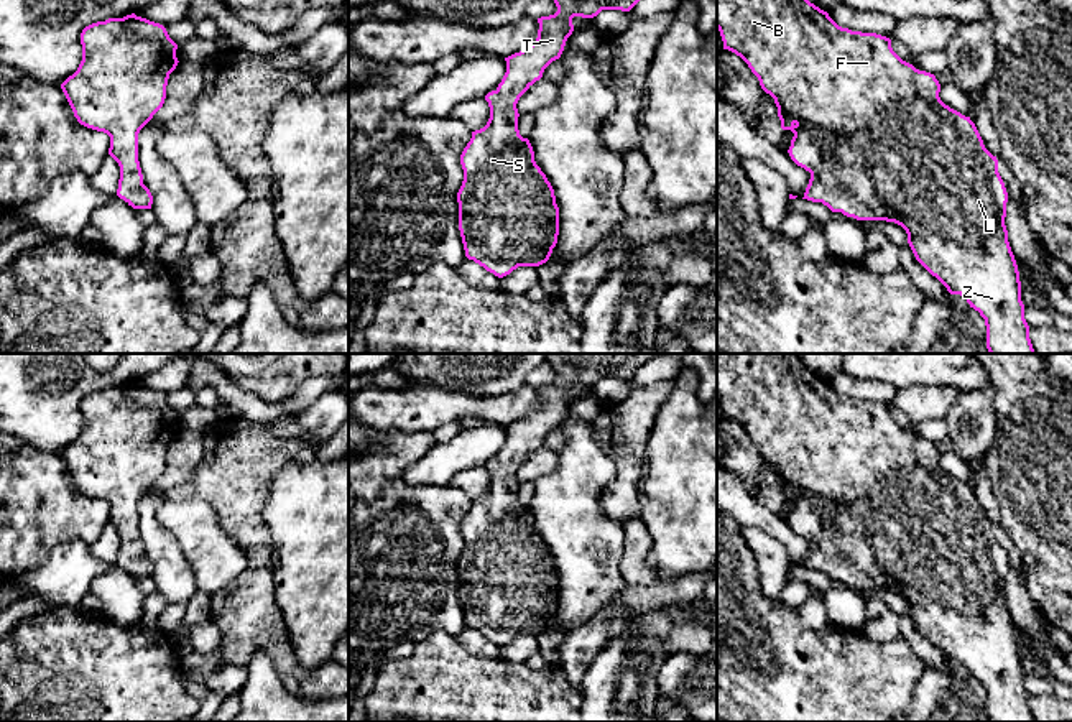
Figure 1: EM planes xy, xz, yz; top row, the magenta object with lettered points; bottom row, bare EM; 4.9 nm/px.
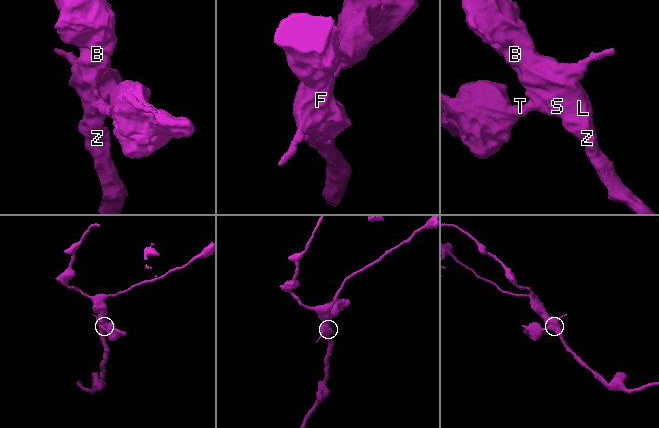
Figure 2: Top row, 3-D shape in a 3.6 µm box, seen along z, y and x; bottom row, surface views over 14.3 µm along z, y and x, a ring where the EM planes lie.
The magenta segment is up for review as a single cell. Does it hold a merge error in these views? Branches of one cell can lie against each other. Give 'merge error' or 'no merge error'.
no merge error

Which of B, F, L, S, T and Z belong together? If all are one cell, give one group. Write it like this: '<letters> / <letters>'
B F L S T Z

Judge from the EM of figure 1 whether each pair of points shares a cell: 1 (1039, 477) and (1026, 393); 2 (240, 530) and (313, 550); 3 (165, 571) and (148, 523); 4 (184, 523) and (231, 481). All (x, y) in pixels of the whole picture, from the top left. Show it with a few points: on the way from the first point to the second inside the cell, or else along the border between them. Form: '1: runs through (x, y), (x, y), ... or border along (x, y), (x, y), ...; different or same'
1: runs through (1039, 456), (1038, 415); same
2: border along (265, 500), (263, 522), (270, 535), (273, 576); different
3: runs through (165, 560), (153, 535); same
4: border along (170, 499), (203, 499), (229, 535); different

